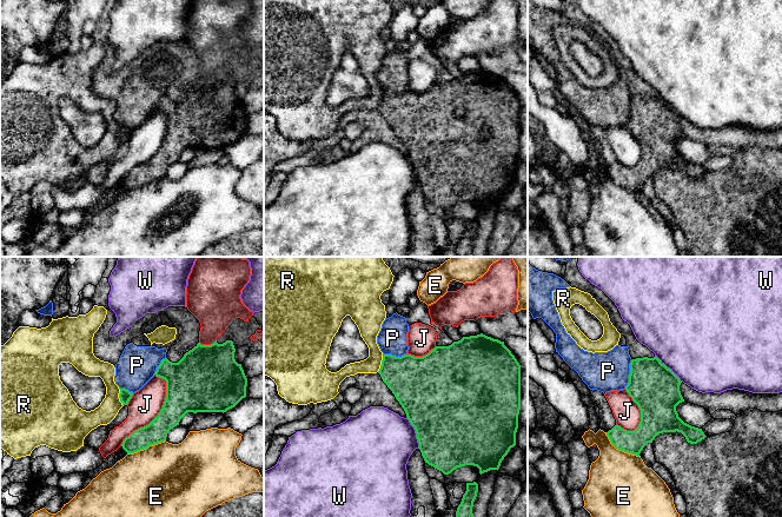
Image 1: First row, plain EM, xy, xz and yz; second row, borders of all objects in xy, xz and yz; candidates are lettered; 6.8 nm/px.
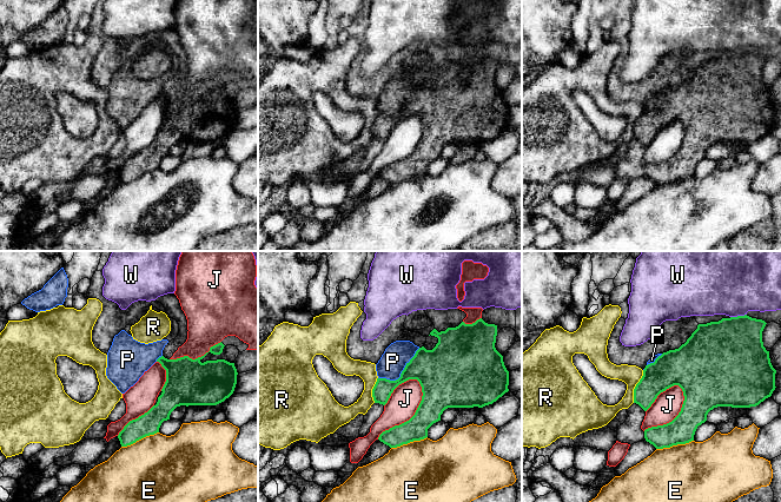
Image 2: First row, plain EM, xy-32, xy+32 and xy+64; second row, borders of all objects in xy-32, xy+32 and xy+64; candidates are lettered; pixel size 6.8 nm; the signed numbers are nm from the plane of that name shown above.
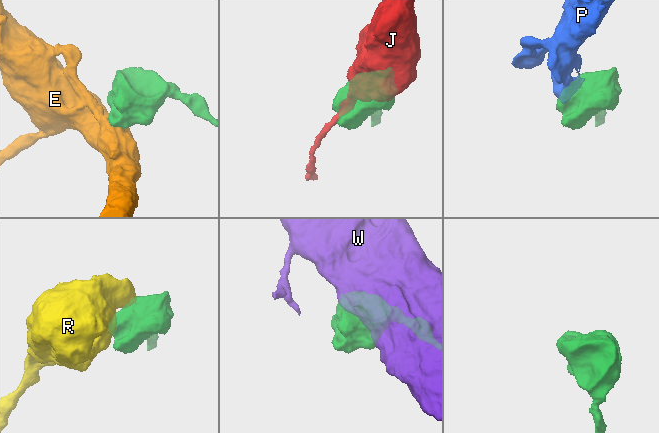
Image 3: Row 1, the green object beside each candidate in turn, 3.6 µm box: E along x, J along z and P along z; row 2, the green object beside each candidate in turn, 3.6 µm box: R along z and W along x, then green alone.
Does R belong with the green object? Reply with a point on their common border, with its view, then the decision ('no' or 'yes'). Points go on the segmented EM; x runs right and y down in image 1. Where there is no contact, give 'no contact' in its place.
meets green in xz at (382, 363); no

